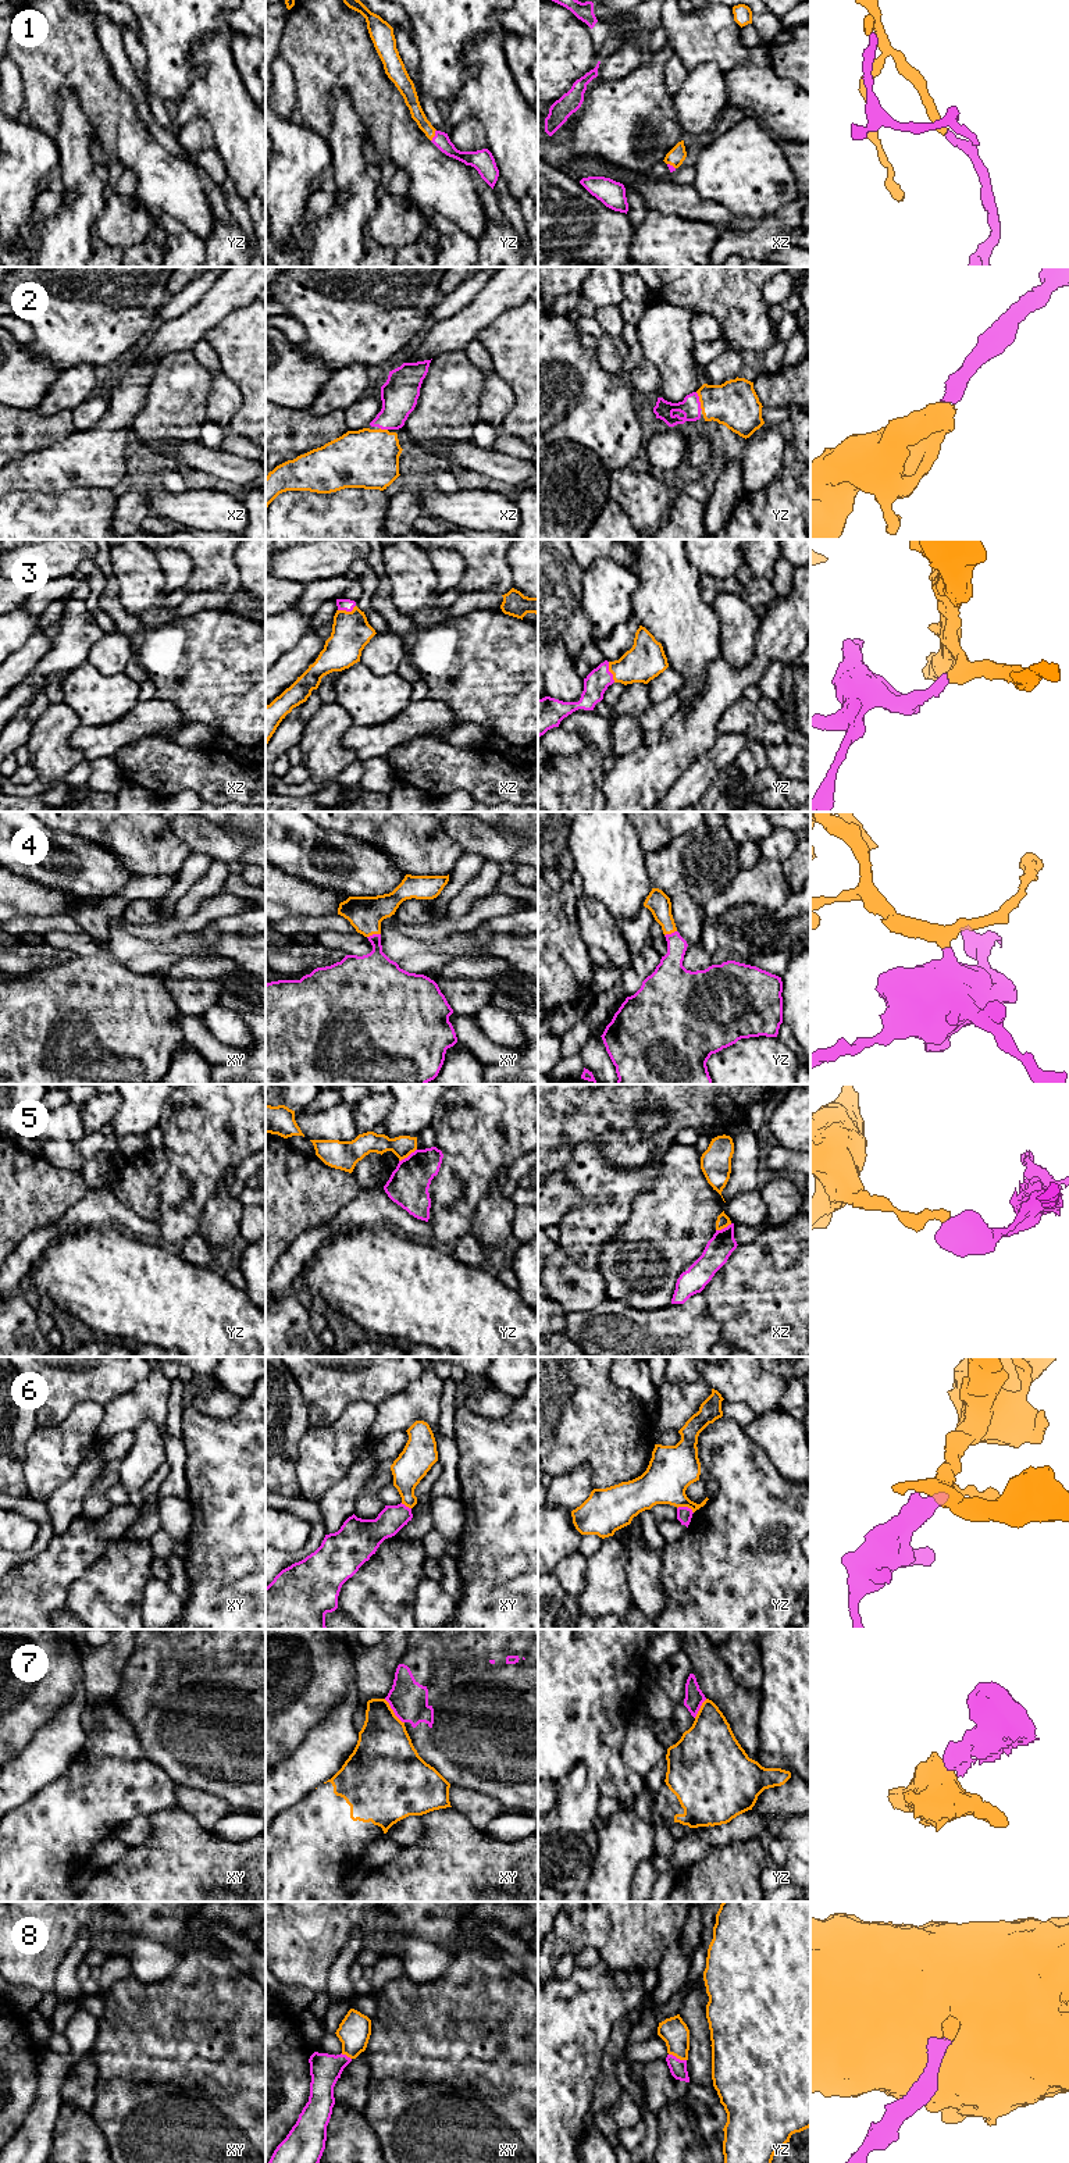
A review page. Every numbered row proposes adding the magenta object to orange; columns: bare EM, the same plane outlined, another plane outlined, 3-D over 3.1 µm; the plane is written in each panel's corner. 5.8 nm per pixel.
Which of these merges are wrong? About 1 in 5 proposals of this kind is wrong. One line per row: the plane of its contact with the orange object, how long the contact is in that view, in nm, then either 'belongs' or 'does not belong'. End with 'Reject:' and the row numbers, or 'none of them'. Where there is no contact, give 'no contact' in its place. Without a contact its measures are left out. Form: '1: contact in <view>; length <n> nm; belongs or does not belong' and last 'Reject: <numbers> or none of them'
1: contact in yz; length 80 nm; belongs
2: contact in yz; length 110 nm; belongs
3: contact in yz; length 130 nm; belongs
4: contact in xy; length 80 nm; belongs
5: contact in yz; length 130 nm; does not belong
6: contact in yz; length 100 nm; does not belong
7: contact in xy; length 180 nm; does not belong
8: contact in yz; length 110 nm; belongs
Reject: 5, 6, 7

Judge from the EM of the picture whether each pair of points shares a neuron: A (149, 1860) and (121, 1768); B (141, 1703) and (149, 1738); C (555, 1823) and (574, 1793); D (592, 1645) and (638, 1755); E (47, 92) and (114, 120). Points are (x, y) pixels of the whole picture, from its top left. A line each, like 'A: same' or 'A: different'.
A: different
B: same
C: same
D: different
E: same

